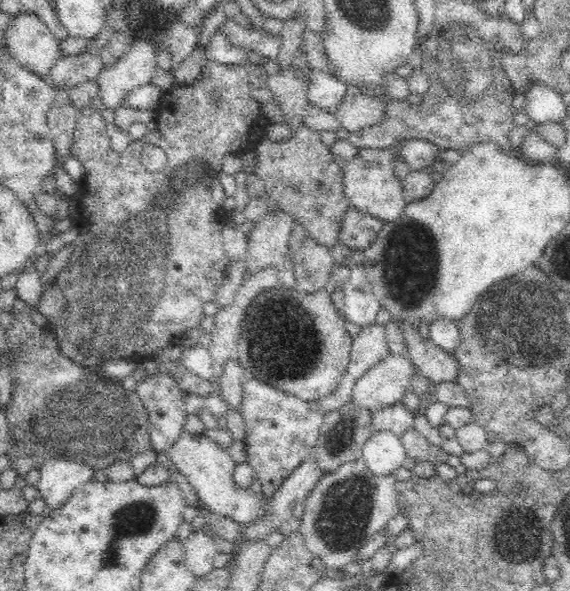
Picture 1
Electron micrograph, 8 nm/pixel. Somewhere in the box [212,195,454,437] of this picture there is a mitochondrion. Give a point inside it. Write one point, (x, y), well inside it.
(411, 265)

